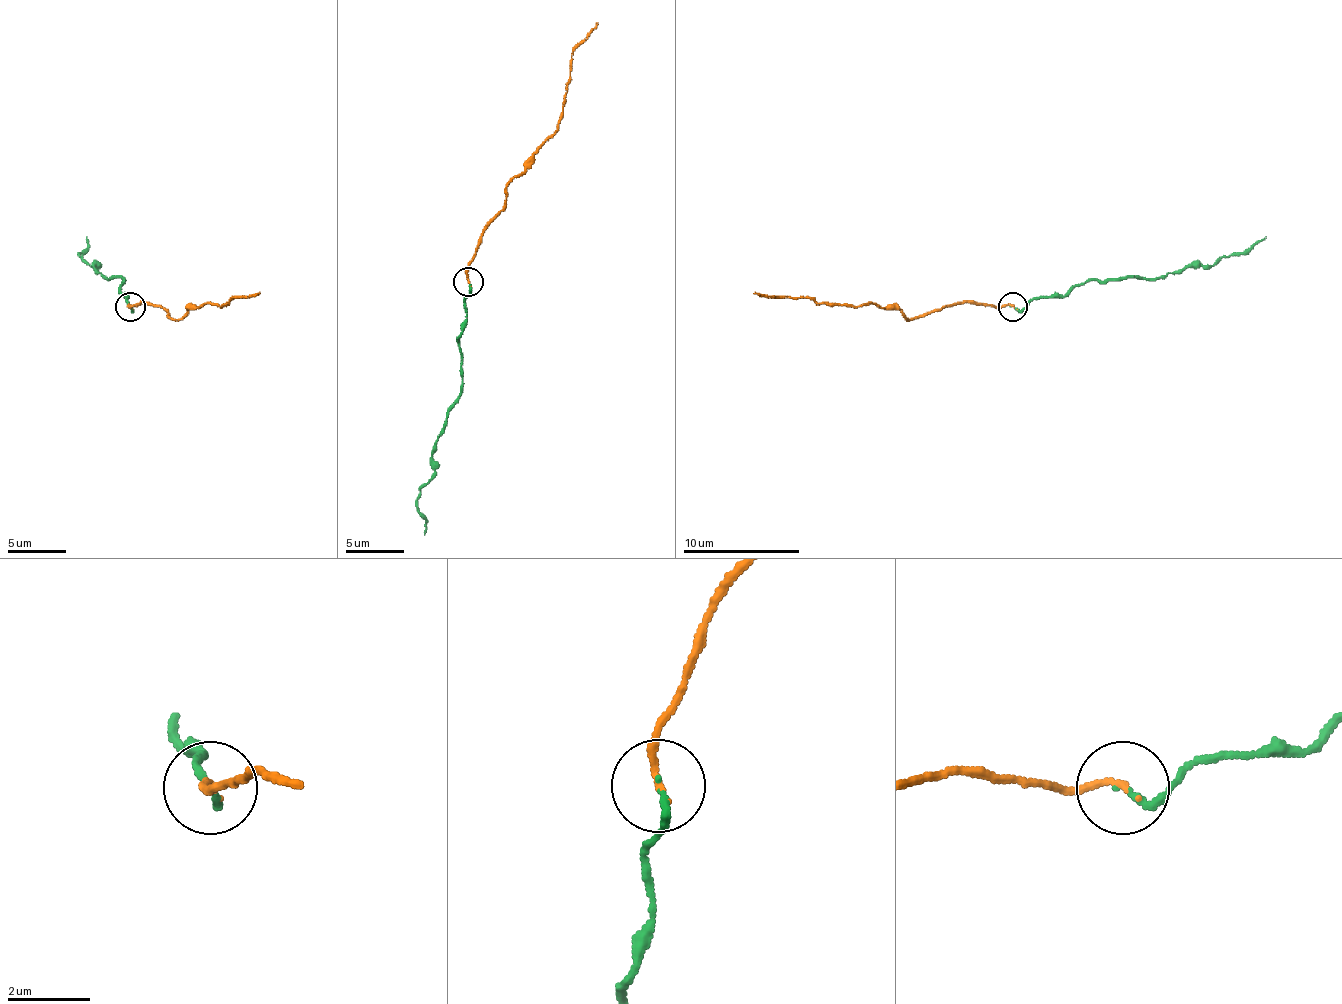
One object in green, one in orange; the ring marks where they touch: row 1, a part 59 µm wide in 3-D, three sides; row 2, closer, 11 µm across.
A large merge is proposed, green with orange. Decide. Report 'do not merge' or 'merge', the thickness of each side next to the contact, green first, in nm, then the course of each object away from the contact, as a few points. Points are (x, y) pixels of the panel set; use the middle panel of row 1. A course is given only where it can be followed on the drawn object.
do not merge; calibres 130 and 140 nm; course green (467, 281), (470, 292), (459, 339), (461, 394), (435, 444), (432, 479), (421, 490), (424, 534); course orange (467, 281), (467, 263), (482, 228), (502, 208), (505, 188), (552, 135), (563, 109), (572, 51), (598, 22)

